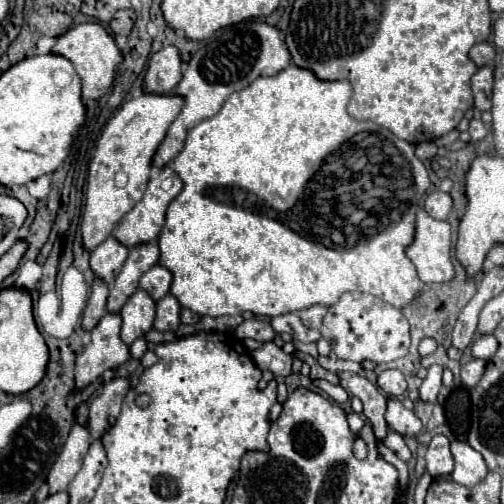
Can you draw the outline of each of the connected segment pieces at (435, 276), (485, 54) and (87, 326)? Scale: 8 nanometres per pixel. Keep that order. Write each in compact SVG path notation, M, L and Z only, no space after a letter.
M424 209L418 211L414 243L406 249L406 255L424 283L444 283L454 277L454 265L450 261L450 233L452 229L448 221L438 221Z
M476 43L472 49L470 49L470 59L478 65L478 67L484 67L484 65L490 65L494 61L494 47L490 43Z
M94 279L92 283L92 293L88 299L88 305L82 315L82 329L90 331L96 327L96 323L104 317L106 313L106 299L108 299L108 285L102 279Z

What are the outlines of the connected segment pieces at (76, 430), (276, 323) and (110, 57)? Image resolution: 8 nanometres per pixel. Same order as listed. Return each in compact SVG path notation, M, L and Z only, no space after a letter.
M74 423L58 459L54 461L50 473L48 473L48 485L50 493L66 491L68 483L74 479L74 475L82 467L82 459L90 447L90 431L88 427Z
M286 313L286 315L278 315L272 319L272 327L276 333L290 333L296 341L302 343L314 343L320 339L320 333L306 327L298 315L294 313Z
M82 23L82 25L70 27L66 33L62 33L58 37L58 43L54 45L52 53L64 55L64 57L68 57L72 61L81 79L82 97L84 99L98 99L98 97L106 95L108 89L114 83L116 67L124 59L118 45L116 45L116 41L114 41L114 37L108 35L106 29L102 25L98 25L98 23Z

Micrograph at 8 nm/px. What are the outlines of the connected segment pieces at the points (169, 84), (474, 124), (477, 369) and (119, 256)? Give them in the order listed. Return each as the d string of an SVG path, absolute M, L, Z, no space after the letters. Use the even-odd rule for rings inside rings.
M168 45L150 57L144 77L146 91L168 95L176 89L180 79L182 79L182 59L176 47Z
M472 119L468 133L470 133L472 141L480 141L480 139L484 139L484 135L488 133L488 129L486 129L486 125L484 125L480 119Z
M482 359L468 361L464 367L461 367L460 377L462 385L469 389L476 387L480 377L484 375L484 369L486 369L486 361L482 361Z
M110 235L104 243L100 243L92 251L90 267L98 277L102 277L108 285L112 285L124 265L124 257L128 257L128 247Z

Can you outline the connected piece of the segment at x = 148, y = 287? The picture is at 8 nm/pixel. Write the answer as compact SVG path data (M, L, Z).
M154 265L150 271L146 271L140 279L140 287L154 299L154 301L160 301L168 291L170 291L170 285L172 285L172 273L162 267L162 265Z

